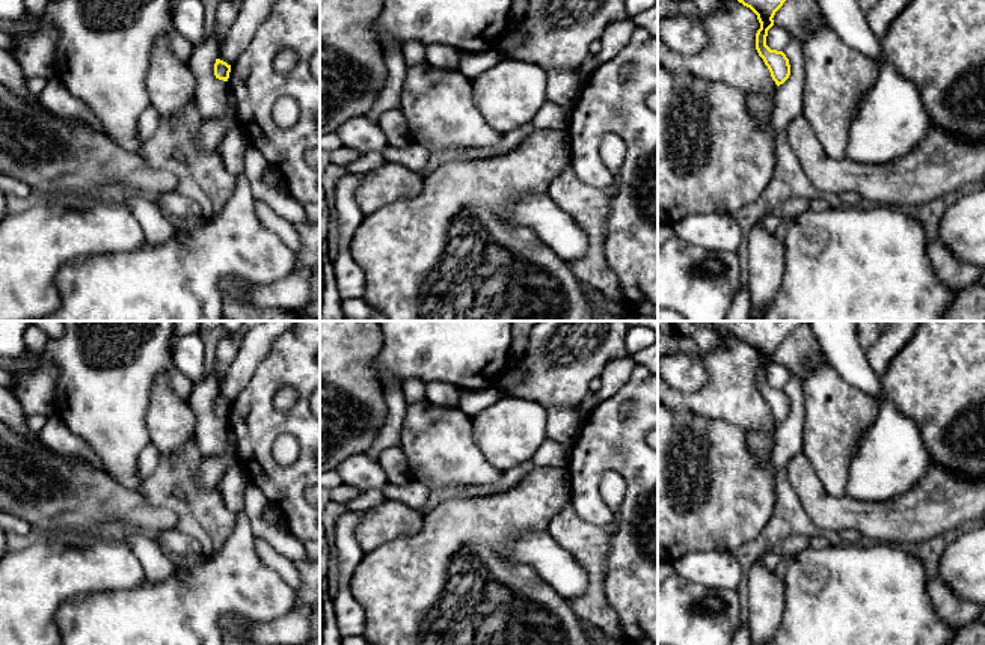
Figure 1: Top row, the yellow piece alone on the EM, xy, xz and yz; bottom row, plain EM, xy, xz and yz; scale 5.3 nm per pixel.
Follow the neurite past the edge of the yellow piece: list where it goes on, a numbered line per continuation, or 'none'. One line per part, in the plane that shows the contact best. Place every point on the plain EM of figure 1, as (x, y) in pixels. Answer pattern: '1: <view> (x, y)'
none

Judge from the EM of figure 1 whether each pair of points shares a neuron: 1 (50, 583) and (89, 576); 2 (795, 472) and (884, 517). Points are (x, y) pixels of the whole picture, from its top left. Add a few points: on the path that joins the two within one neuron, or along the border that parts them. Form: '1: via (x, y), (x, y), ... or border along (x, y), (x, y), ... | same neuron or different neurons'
1: via (59, 579), (62, 576), (80, 576) | same neuron
2: via (816, 495), (834, 513), (862, 516) | same neuron

